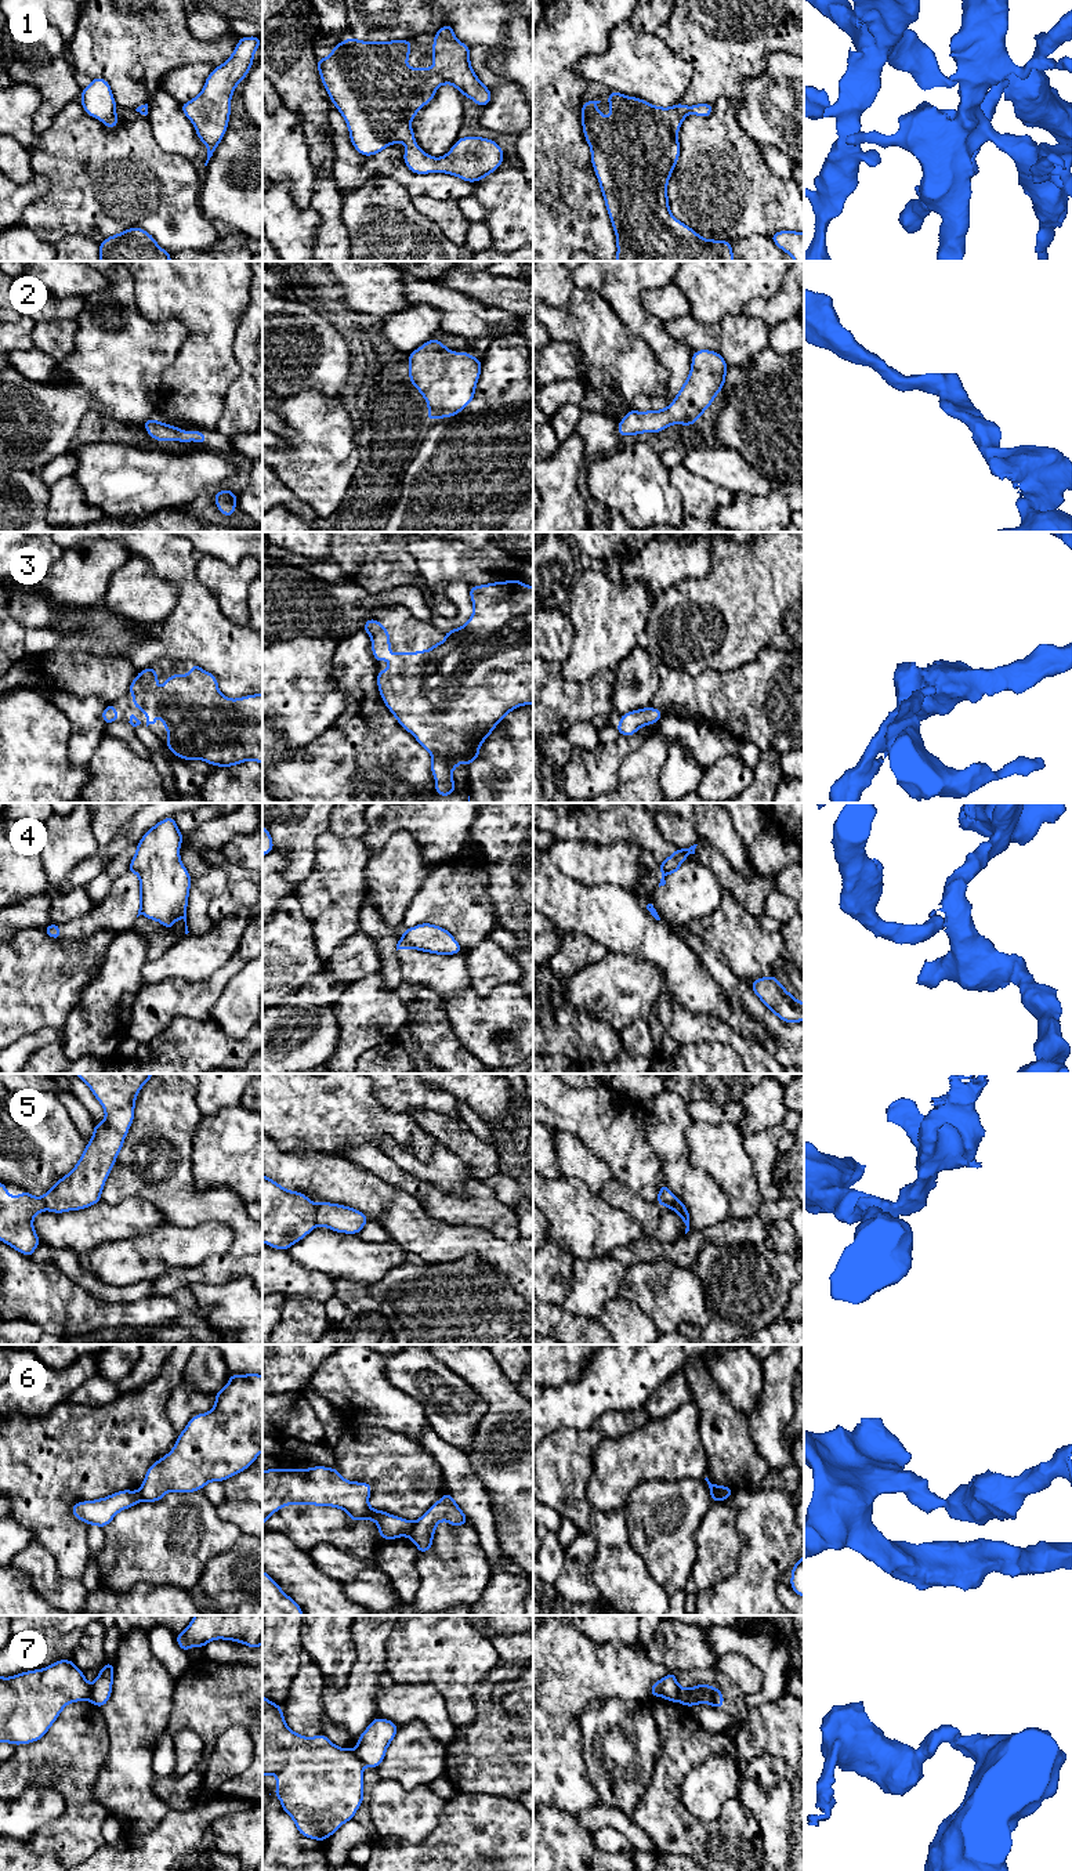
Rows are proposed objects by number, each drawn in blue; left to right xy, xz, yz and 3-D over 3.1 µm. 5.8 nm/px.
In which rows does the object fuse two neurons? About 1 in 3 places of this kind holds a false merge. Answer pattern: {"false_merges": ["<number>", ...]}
{"false_merges": ["4", "5", "6", "7"]}

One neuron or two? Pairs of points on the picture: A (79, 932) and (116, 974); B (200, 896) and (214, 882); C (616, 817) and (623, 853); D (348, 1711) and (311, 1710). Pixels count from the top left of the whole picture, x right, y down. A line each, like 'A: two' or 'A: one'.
A: two
B: one
C: two
D: two

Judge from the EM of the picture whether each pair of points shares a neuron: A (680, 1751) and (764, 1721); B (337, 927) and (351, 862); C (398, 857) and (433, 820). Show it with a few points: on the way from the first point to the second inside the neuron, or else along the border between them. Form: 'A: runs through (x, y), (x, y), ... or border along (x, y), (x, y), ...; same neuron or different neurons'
A: border along (734, 1740), (736, 1756); different neurons
B: runs through (337, 911), (340, 904), (340, 879); same neuron
C: border along (383, 844), (408, 831), (434, 865); different neurons

